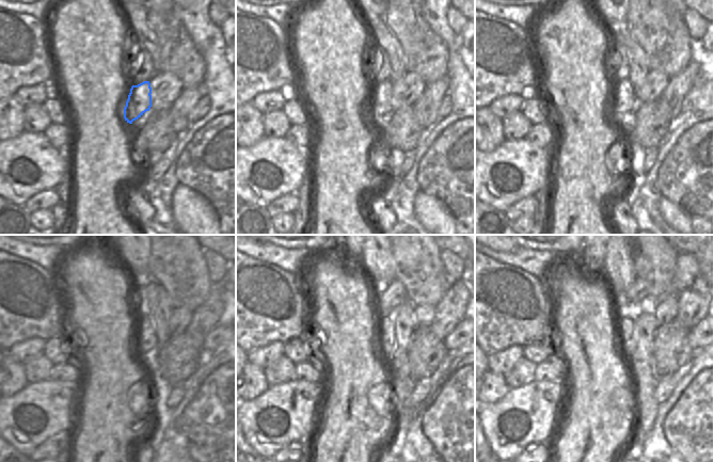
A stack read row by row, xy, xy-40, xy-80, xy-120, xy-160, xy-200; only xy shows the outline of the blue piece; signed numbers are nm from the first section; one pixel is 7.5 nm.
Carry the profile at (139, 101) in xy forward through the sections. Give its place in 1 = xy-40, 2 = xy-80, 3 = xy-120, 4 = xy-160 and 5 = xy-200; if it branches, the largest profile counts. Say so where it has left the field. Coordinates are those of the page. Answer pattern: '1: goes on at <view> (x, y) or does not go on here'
1: goes on at xy-40 (380, 100)
2: goes on at xy-80 (623, 100)
3: goes on at xy-120 (146, 339)
4: goes on at xy-160 (385, 324)
5: goes on at xy-200 (628, 334)

